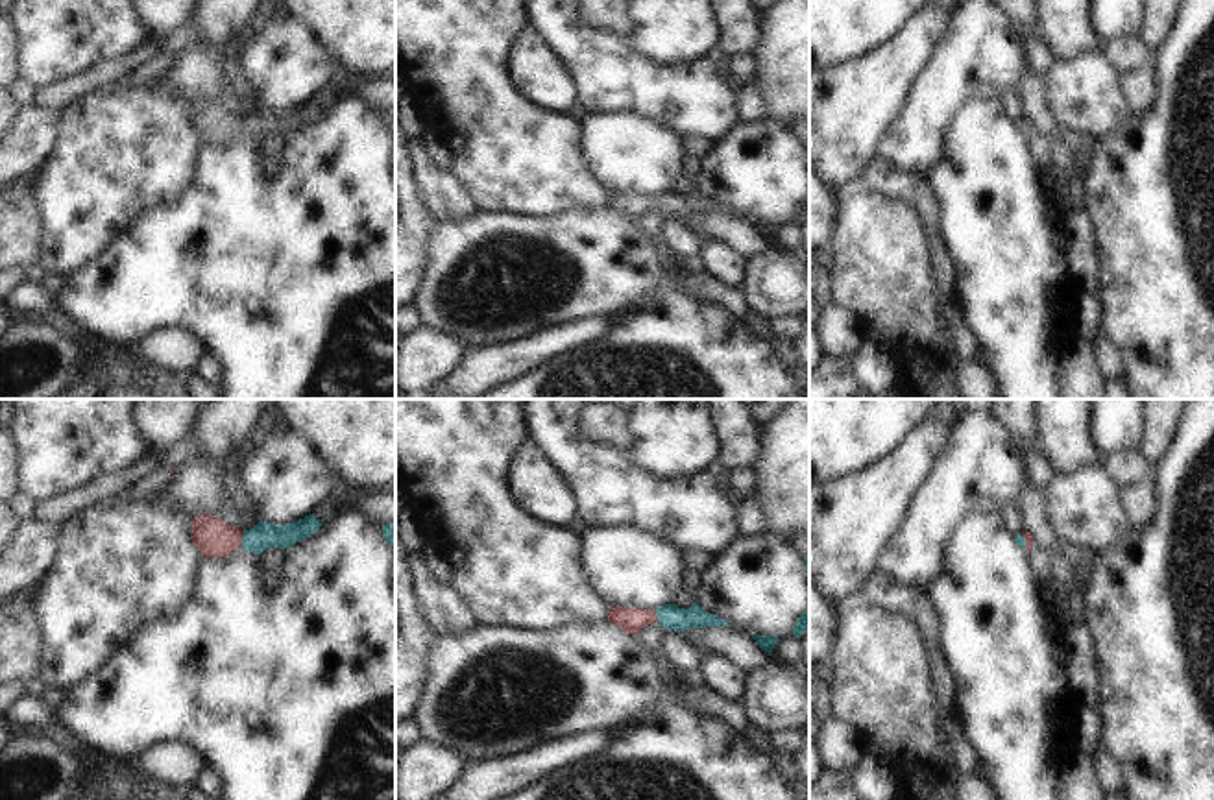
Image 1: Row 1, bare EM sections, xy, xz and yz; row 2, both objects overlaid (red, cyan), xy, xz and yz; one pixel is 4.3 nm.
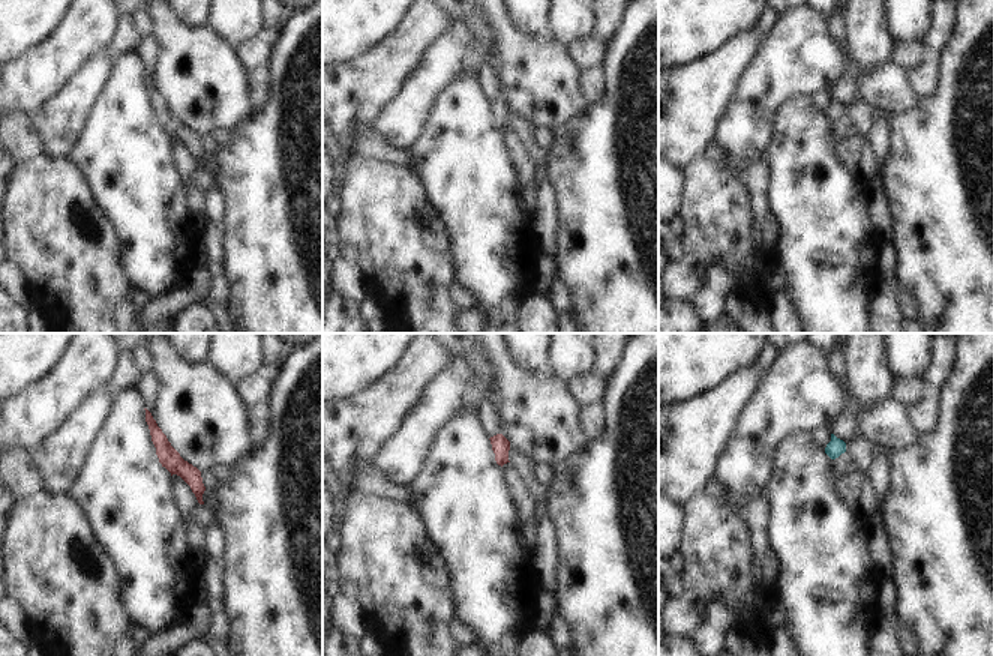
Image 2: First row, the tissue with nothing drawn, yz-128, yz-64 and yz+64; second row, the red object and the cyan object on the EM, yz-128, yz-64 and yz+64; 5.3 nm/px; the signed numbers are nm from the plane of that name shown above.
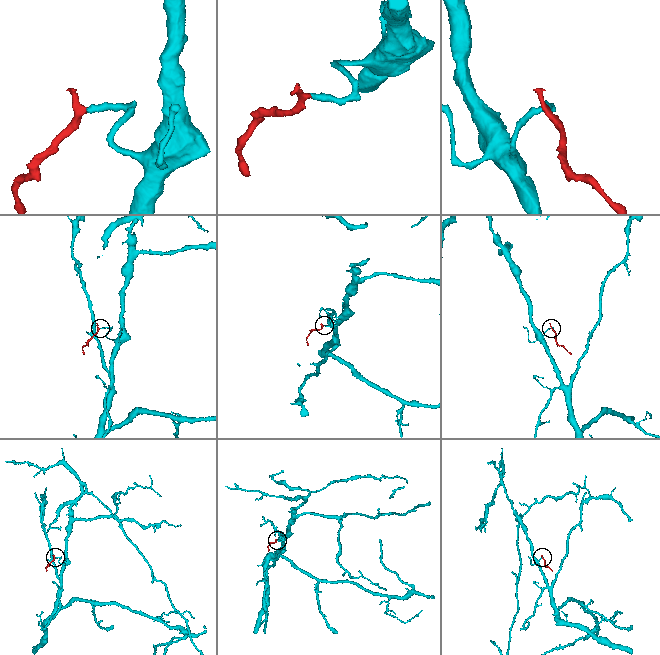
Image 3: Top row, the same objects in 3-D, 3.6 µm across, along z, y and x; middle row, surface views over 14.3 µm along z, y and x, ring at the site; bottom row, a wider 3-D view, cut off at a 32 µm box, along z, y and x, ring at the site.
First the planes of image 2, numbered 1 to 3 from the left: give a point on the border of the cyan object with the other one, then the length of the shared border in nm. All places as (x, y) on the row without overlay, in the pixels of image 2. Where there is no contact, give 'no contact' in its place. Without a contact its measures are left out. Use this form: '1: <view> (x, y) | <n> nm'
1: no contact
2: no contact
3: no contact

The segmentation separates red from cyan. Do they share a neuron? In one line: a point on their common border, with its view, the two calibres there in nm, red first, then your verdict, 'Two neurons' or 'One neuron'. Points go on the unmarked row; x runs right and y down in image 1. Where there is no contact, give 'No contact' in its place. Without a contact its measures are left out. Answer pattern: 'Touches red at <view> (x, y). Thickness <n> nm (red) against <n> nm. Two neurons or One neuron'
Touches red at xy (241, 124). Thickness 170 nm (red) against 120 nm. One neuron.

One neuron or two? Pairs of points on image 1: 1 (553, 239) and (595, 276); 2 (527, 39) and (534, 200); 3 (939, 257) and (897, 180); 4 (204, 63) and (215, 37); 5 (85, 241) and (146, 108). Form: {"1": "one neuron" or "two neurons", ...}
{"1": "one neuron", "2": "two neurons", "3": "one neuron", "4": "one neuron", "5": "one neuron"}

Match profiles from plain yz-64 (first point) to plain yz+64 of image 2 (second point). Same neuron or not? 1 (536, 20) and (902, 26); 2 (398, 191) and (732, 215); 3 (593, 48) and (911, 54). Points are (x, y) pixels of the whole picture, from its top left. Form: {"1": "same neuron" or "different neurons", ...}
{"1": "different neurons", "2": "same neuron", "3": "same neuron"}

